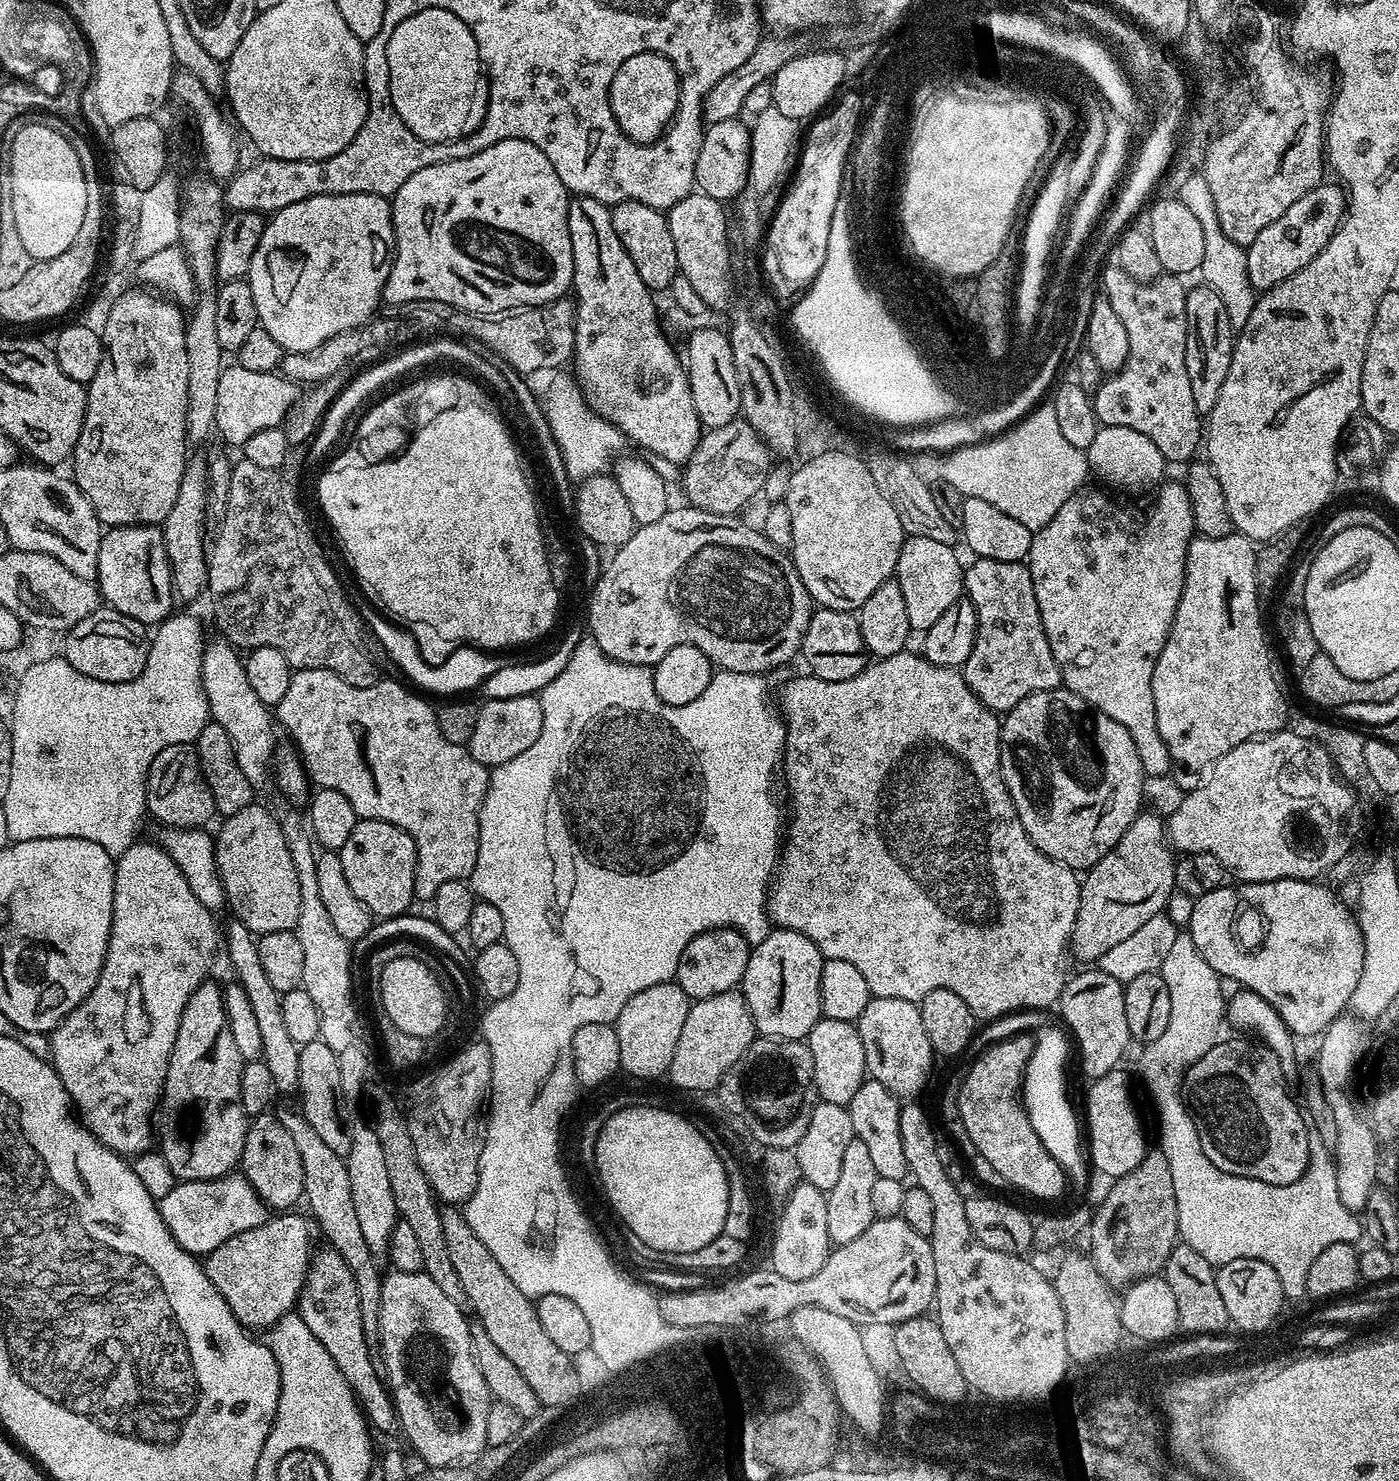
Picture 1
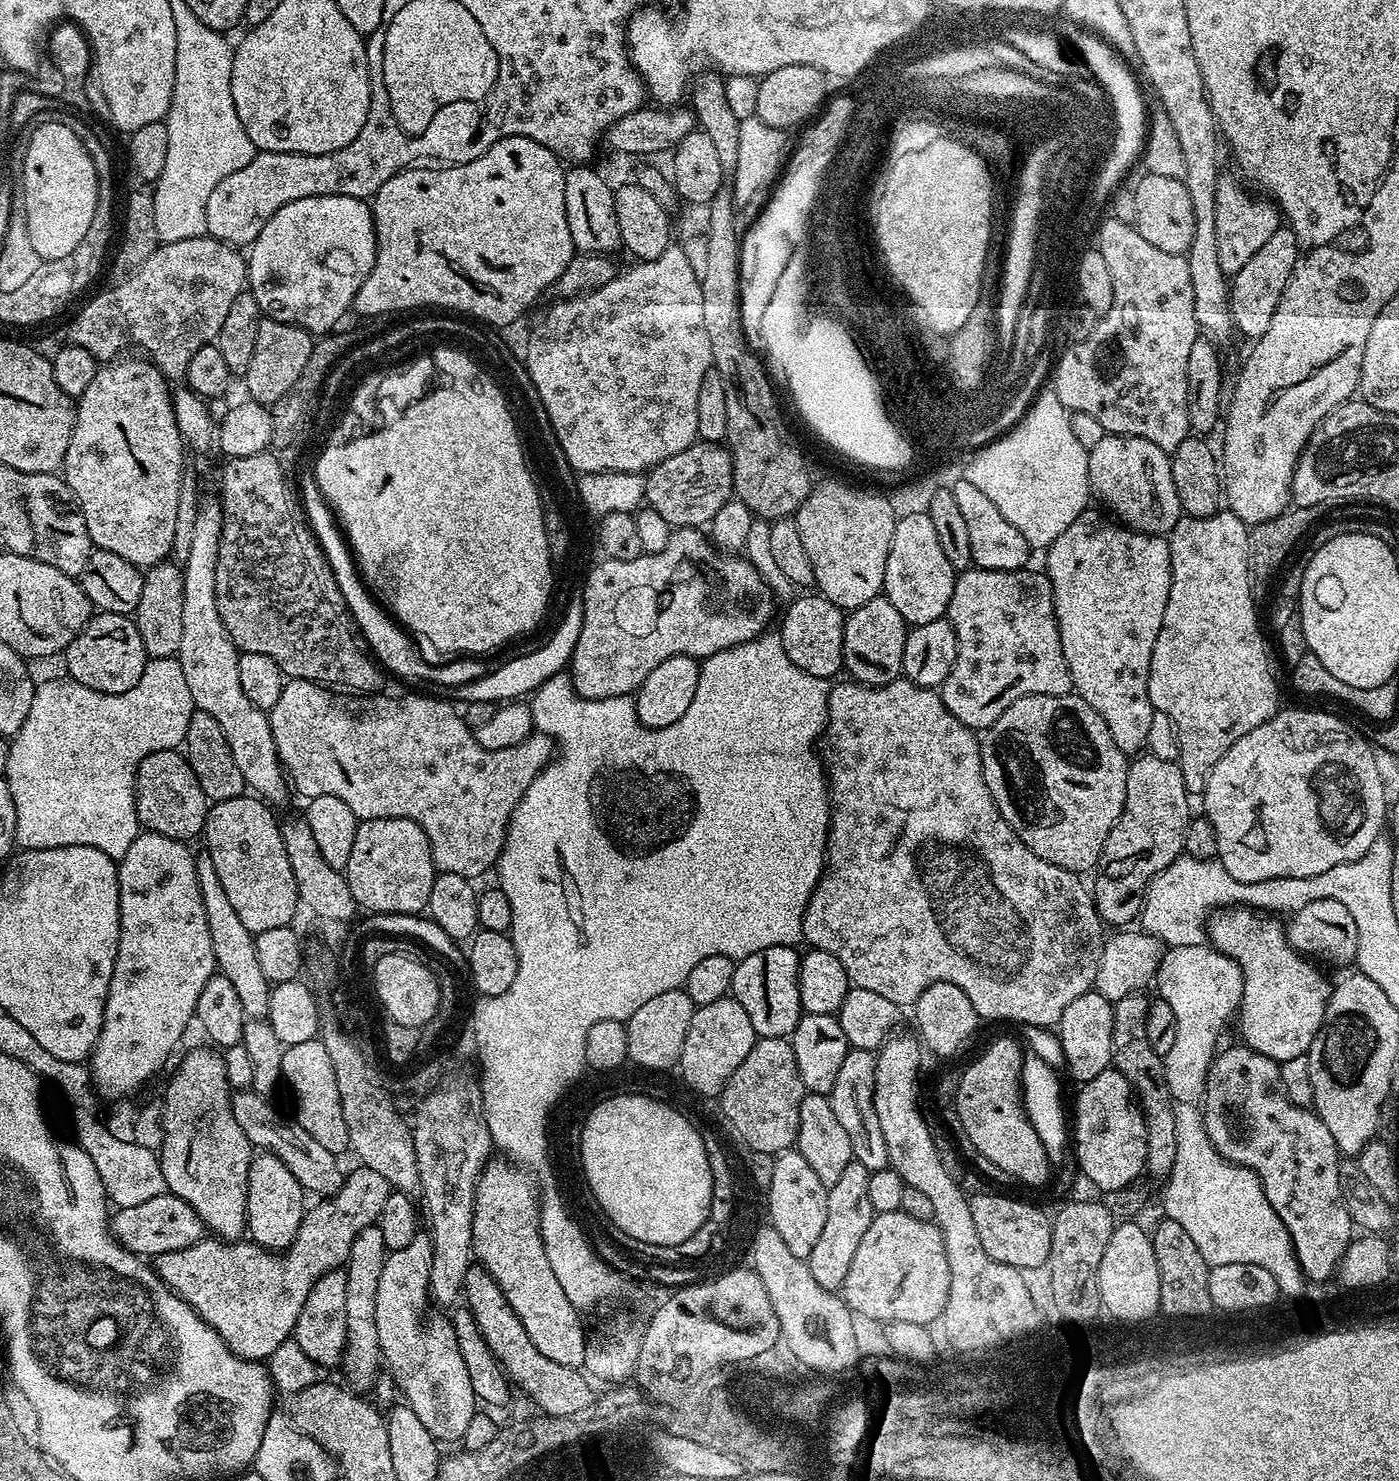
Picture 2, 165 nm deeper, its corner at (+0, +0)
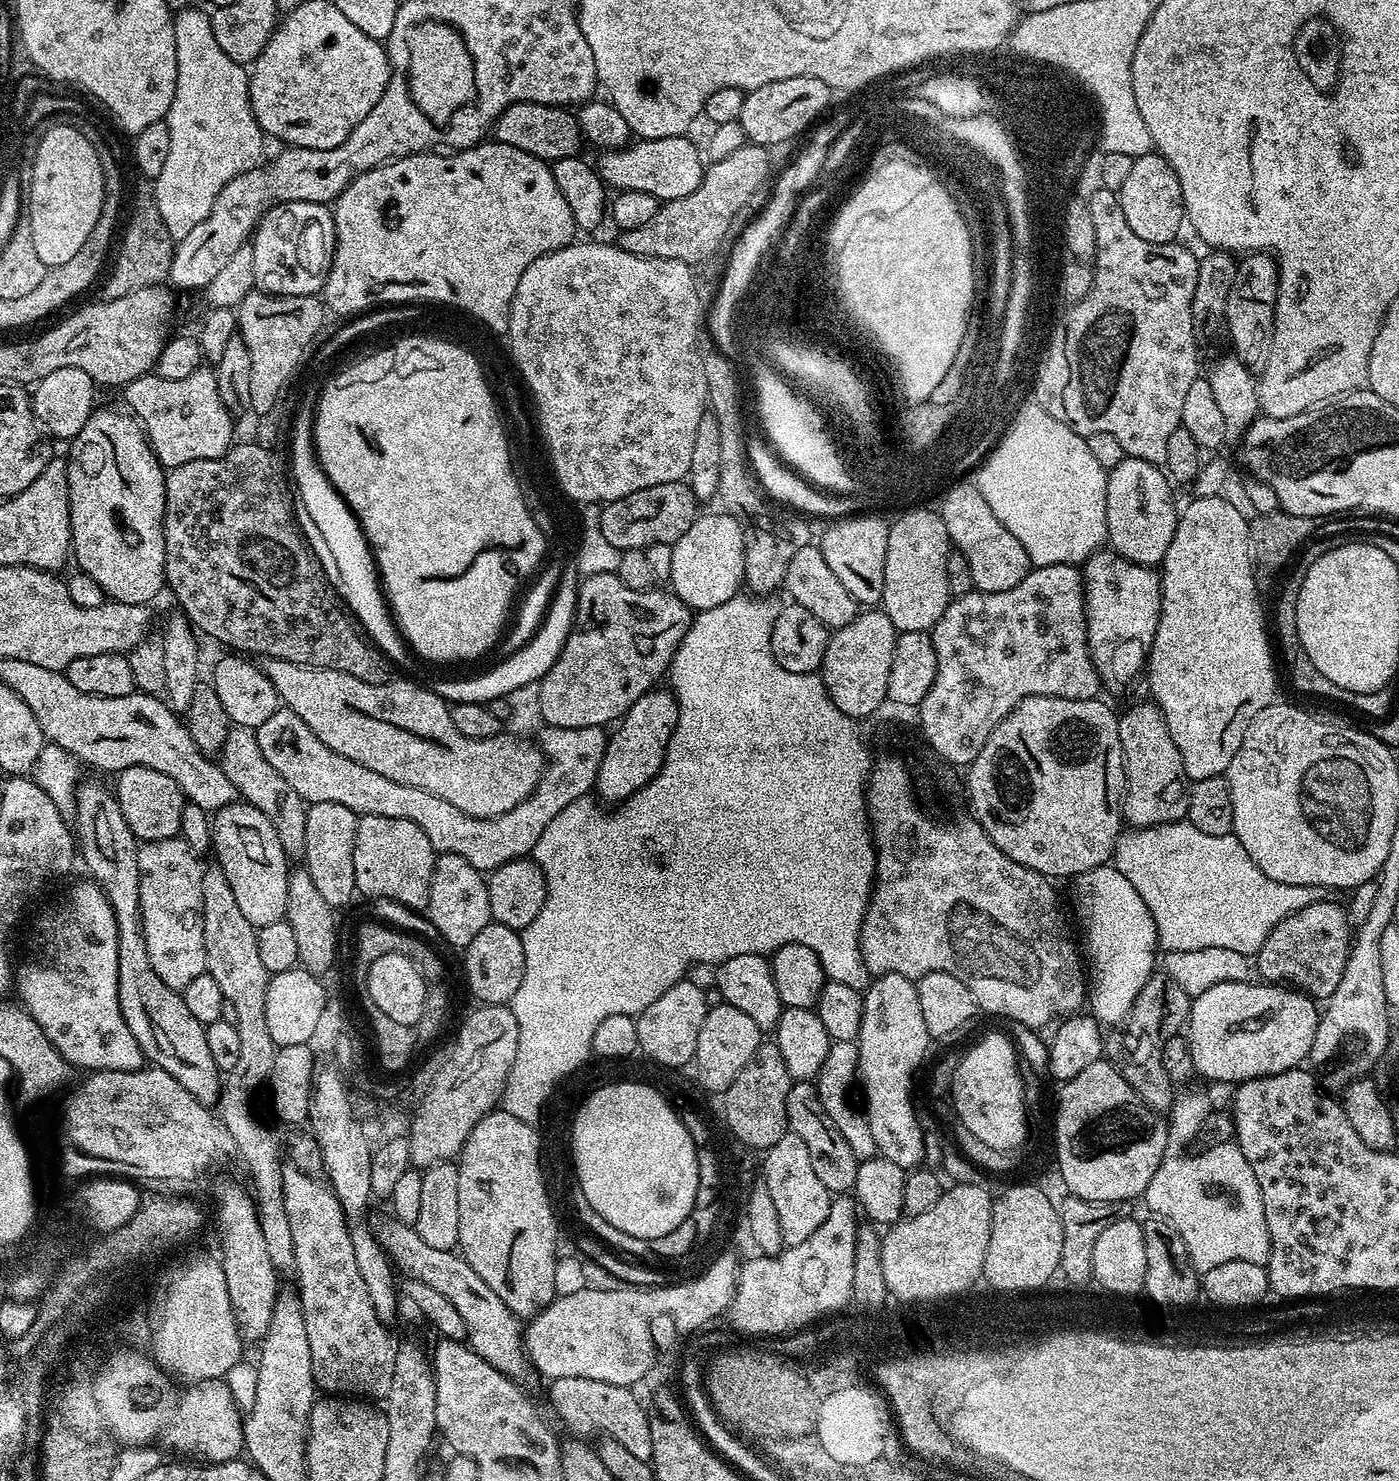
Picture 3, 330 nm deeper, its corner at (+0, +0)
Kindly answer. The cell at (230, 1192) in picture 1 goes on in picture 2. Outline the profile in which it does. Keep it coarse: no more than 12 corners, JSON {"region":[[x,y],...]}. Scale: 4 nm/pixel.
{"region":[[165,1194],[116,1208],[110,1231],[141,1258],[205,1239],[198,1214]]}

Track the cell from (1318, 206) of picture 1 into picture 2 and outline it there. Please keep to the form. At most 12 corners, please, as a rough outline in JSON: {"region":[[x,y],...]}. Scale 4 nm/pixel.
{"region":[[1281,226],[1230,280],[1249,341],[1272,331],[1298,249]]}

